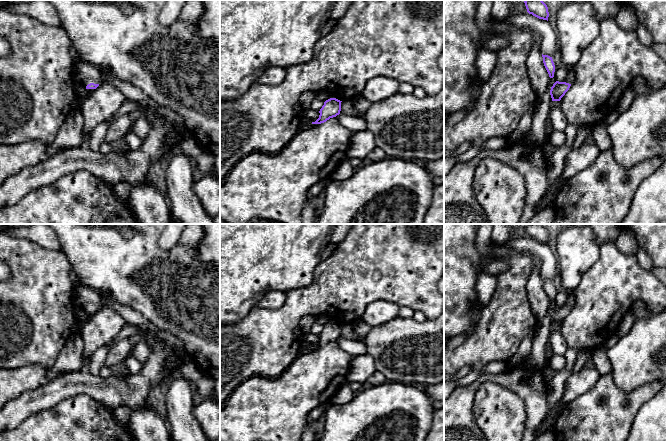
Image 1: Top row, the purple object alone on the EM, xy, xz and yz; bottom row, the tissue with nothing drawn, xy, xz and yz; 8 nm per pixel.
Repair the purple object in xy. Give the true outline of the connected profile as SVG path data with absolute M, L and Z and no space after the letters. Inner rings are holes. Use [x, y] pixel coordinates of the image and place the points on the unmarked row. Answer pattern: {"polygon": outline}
{"polygon": "M82 284L74 288L73 300L76 306L83 307L85 313L96 313L102 305L100 292Z"}

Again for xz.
{"polygon": "M330 322L324 326L324 329L320 333L319 342L312 346L312 348L321 348L329 344L330 342L336 341L341 335L341 326L336 322Z"}

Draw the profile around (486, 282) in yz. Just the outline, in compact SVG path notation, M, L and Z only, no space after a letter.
M480 272L477 275L476 290L479 302L482 306L489 303L497 285L495 274Z

